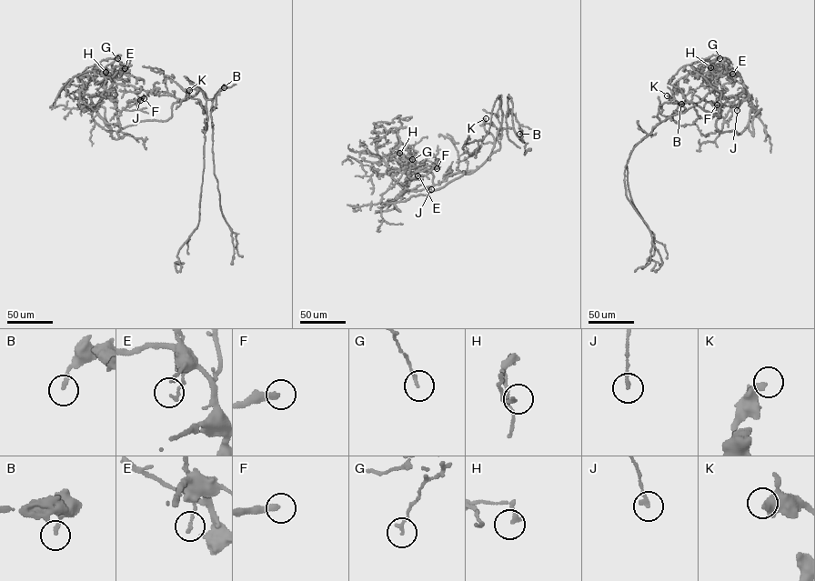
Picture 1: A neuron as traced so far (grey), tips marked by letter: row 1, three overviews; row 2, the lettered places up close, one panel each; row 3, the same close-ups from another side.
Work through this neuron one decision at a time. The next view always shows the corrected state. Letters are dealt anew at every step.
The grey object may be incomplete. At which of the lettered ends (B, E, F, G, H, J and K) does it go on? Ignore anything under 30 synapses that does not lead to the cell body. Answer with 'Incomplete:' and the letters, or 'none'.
Incomplete: none

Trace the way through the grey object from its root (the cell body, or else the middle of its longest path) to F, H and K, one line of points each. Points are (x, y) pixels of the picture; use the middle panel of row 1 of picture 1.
F: (492, 149), (474, 171), (446, 176), (437, 185), (406, 191), (398, 197), (415, 171), (429, 165), (437, 168)
H: (492, 149), (474, 171), (458, 172), (437, 185), (406, 192), (387, 165), (391, 154), (399, 153)
K: (492, 149), (498, 131), (484, 123), (486, 118)

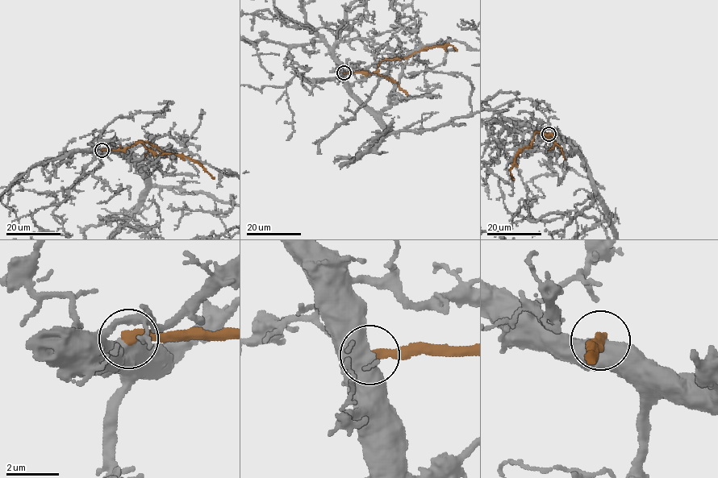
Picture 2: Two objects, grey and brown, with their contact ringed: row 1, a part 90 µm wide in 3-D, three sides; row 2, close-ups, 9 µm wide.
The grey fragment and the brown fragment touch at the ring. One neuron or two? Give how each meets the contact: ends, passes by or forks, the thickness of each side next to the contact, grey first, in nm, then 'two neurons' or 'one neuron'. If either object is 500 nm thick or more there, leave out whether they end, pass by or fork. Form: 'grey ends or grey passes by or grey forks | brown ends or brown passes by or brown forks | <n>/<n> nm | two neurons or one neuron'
750/400 nm | two neurons

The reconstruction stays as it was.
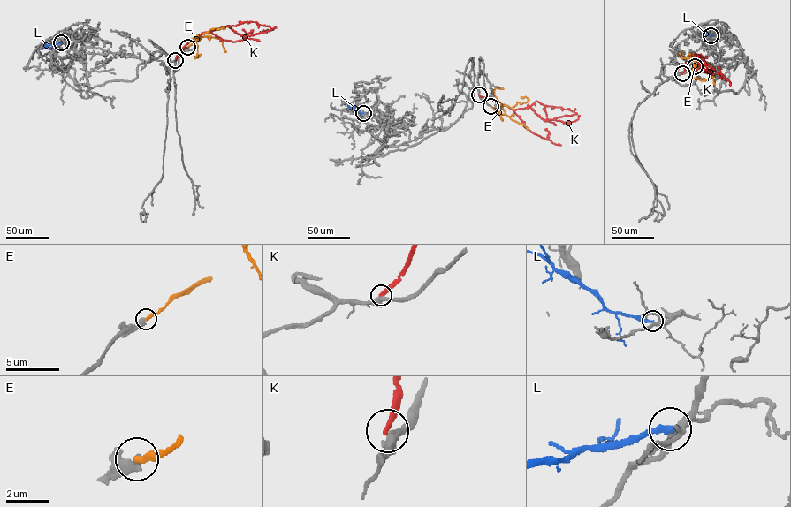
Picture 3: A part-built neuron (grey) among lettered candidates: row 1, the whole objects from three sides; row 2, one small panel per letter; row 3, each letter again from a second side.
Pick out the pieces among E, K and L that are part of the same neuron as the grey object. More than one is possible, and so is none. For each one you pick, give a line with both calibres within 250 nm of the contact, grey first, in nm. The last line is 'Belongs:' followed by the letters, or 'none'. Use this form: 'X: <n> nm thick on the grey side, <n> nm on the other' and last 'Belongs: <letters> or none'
E: 360 nm thick on the grey side, 240 nm on the other
Belongs: E

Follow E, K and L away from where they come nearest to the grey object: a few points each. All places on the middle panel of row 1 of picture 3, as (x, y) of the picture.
E: (490, 106), (505, 114), (502, 105), (512, 108), (517, 102), (528, 100), (525, 96), (520, 97)
K: (479, 95), (513, 109), (530, 107), (543, 120), (572, 122), (577, 119), (578, 115)
L: (363, 113), (350, 108), (347, 103)

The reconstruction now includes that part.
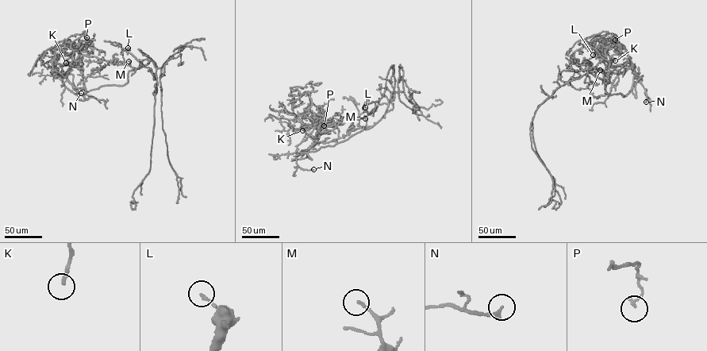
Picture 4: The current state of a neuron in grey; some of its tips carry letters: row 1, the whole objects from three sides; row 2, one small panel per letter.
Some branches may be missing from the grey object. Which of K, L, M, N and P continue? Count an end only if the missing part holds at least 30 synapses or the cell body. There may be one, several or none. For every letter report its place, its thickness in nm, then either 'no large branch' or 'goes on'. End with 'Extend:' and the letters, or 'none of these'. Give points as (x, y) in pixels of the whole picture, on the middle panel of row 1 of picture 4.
K: at (302, 130); 180 nm thick; no large branch
L: at (365, 107); 170 nm thick; no large branch
M: at (365, 118); 140 nm thick; no large branch
N: at (313, 169); 170 nm thick; no large branch
P: at (324, 125); 160 nm thick; no large branch
Extend: none of these

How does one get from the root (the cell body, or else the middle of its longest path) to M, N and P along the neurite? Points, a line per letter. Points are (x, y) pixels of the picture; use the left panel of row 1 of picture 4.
M: (150, 61), (136, 68), (131, 67), (128, 61)
N: (150, 61), (135, 68), (124, 61), (105, 60), (80, 55), (62, 79), (69, 90), (74, 93), (81, 93)
P: (150, 61), (135, 68), (124, 61), (81, 55), (78, 47), (89, 44), (86, 37)

